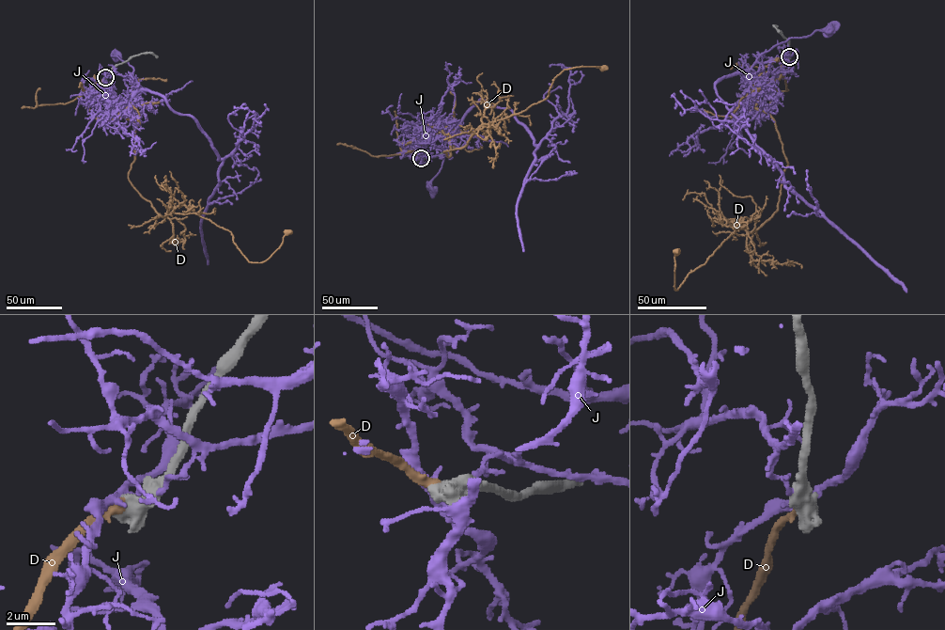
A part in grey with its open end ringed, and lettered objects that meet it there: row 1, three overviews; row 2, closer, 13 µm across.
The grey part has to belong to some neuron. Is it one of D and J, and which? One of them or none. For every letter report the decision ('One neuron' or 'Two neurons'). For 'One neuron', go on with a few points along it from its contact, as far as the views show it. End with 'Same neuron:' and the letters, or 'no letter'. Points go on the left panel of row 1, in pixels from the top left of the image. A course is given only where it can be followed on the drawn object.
D: One neuron. Its course: (105, 77), (94, 92), (134, 125), (129, 181), (160, 215), (209, 219), (250, 261), (267, 259), (288, 232)
J: Two neurons
Same neuron: D

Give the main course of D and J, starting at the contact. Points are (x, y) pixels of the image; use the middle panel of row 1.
D: (421, 158), (410, 151), (435, 133), (449, 156), (482, 124), (544, 100), (565, 69), (604, 68)
J: (421, 158), (416, 150), (420, 138), (457, 124), (481, 100), (508, 108), (538, 146), (517, 204), (523, 251)

